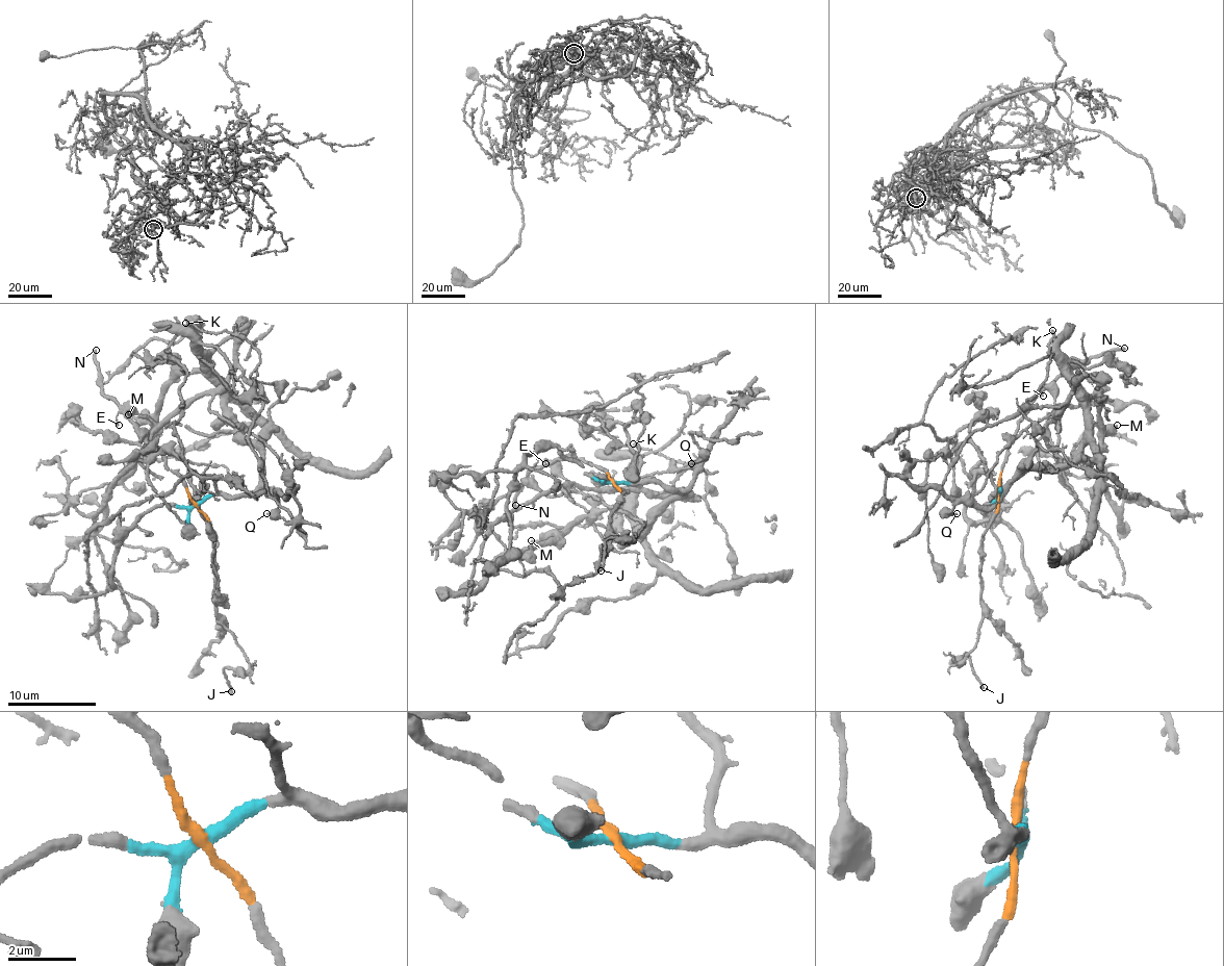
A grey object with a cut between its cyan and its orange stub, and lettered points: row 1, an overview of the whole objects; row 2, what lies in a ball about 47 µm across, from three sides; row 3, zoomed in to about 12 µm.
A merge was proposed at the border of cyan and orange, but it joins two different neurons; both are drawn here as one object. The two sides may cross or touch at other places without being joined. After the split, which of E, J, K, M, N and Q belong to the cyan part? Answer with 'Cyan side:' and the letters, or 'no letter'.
Cyan side: K, M, Q

